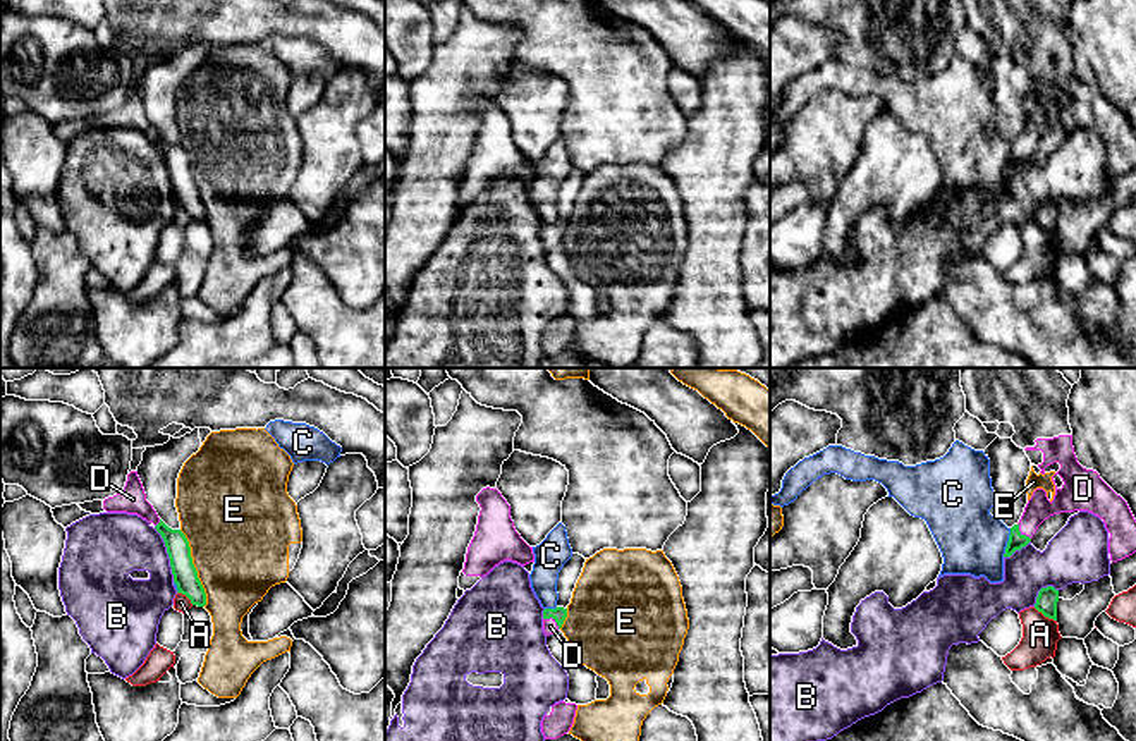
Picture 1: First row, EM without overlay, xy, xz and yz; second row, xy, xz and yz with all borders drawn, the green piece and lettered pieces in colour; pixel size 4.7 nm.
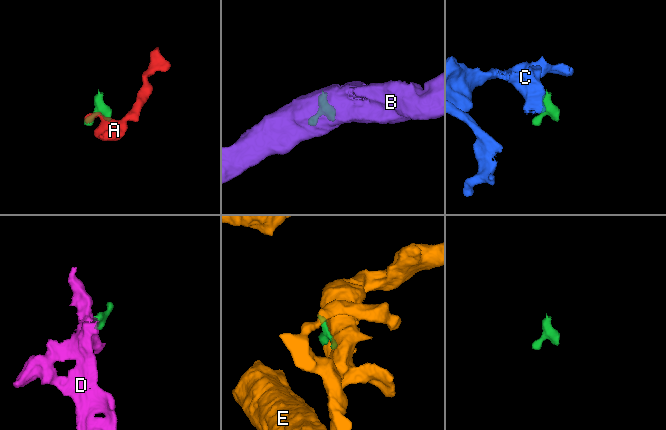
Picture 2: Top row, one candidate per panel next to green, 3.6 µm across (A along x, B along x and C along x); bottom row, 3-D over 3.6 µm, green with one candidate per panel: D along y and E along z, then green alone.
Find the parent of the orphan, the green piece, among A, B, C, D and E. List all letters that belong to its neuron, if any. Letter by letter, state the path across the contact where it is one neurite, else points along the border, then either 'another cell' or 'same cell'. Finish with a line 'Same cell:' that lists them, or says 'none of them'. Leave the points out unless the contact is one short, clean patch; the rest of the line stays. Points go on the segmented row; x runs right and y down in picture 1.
A: border yz (1033, 607), (1056, 621); another cell
B: border xy (155, 526), (164, 542), (174, 581); another cell
C: border yz (1011, 528), (1002, 556); another cell
D: way xz (559, 614), (552, 618), (550, 626); same cell
E: another cell
Same cell: D

